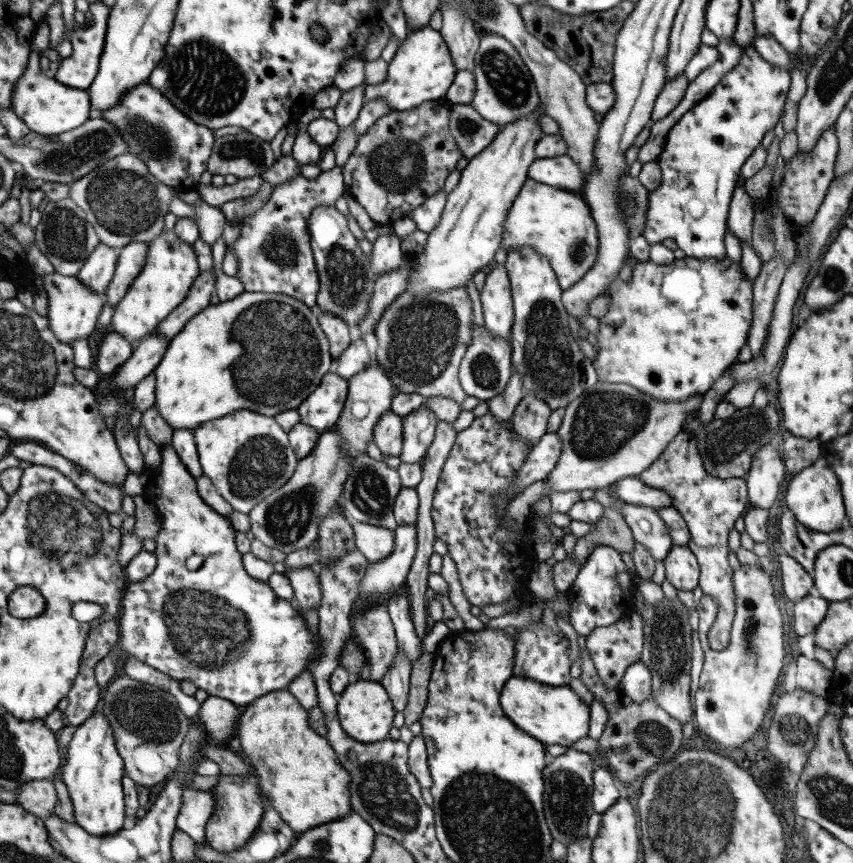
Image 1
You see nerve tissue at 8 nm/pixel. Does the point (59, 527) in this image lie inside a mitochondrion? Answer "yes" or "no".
yes

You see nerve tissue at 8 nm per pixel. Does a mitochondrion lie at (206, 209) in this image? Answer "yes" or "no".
no

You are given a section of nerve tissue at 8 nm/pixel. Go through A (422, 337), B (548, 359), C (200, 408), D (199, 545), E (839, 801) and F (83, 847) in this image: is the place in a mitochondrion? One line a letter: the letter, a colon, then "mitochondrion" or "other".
A: mitochondrion
B: mitochondrion
C: other
D: other
E: mitochondrion
F: other

